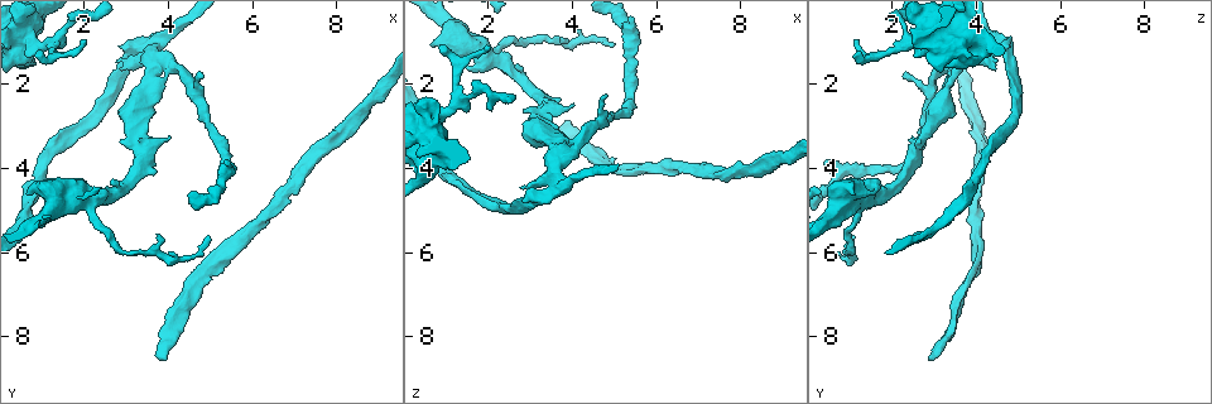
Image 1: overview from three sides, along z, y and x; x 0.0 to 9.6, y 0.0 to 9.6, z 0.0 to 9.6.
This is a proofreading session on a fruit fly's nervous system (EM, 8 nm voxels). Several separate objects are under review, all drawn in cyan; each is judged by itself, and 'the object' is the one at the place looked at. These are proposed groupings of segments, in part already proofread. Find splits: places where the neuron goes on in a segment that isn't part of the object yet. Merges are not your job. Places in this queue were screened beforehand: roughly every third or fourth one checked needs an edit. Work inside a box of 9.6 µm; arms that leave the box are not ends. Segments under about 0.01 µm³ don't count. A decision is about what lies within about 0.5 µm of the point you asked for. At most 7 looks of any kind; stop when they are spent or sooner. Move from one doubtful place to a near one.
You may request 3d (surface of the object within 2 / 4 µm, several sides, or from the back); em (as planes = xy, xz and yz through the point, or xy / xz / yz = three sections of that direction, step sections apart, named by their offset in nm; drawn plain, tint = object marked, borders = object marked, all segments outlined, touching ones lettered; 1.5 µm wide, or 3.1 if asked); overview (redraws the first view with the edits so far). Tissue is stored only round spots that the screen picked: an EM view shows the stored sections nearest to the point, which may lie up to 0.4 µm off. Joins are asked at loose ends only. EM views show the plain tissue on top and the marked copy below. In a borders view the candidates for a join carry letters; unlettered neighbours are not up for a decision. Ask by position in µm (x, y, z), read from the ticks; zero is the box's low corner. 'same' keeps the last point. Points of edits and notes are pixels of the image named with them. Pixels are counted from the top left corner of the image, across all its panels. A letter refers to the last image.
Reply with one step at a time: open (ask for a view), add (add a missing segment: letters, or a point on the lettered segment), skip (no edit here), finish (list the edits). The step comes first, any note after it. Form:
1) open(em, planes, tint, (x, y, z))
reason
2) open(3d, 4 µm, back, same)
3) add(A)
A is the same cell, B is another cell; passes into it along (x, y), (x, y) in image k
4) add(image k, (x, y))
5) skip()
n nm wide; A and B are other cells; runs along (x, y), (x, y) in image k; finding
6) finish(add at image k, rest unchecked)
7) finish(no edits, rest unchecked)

open(3d, 4 µm, (2.75, 1.50, 4.55))
an open end

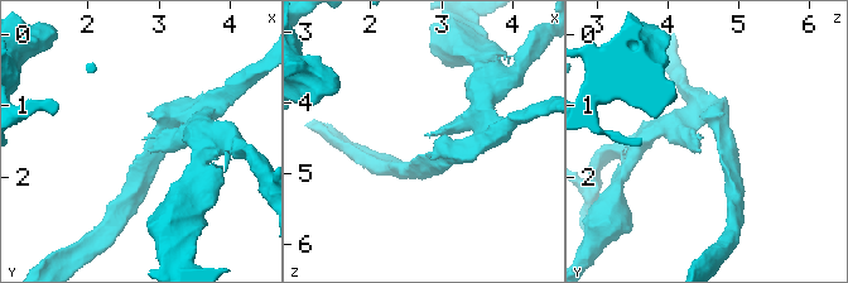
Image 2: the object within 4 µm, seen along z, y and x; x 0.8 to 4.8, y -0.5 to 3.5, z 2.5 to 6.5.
open(em, xy, step 4, borders, (2.75, 1.50, 4.50))
now the EM

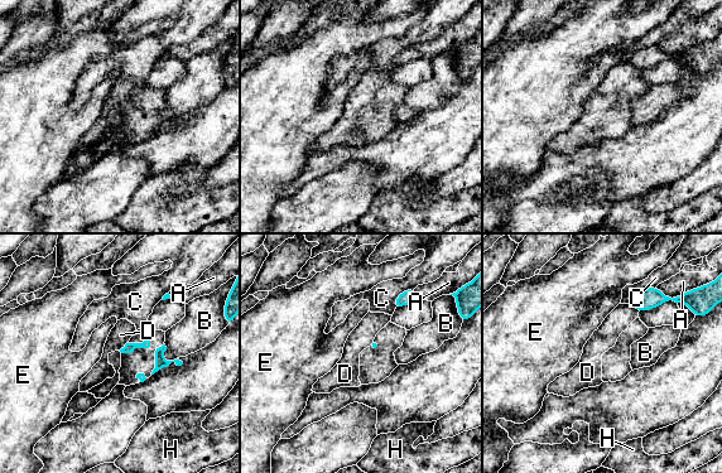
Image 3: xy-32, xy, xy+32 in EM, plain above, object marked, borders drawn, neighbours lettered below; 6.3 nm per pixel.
skip()
A, B, C, D, E and H are other cells; border along (128, 342), (119, 350) in image 3; no lettered segment goes on from it

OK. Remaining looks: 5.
open(em, xz, step 4, tint, (0.80, 1.30, 1.15))
free end

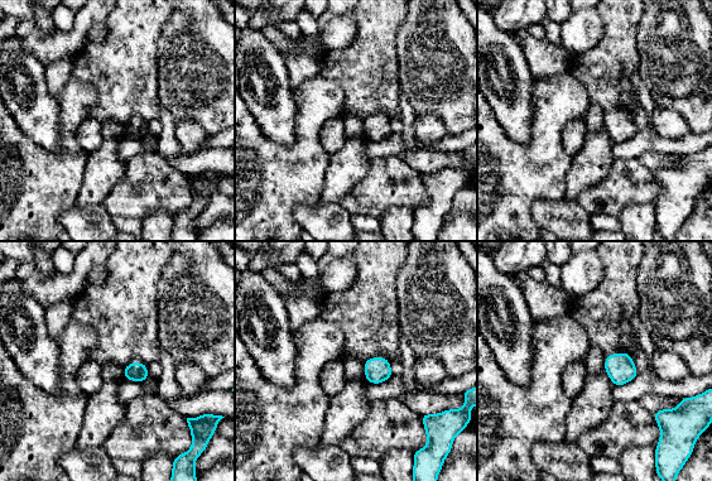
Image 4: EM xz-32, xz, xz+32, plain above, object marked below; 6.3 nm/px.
open(em, planes, borders, same)

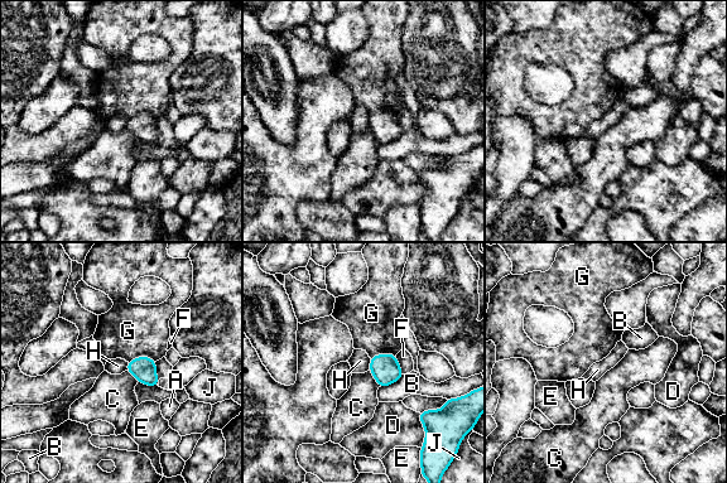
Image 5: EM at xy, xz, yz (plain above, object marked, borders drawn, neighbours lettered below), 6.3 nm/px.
skip()
A, B, C, D, E, F, G, H and J are other cells; border along (369, 358), (370, 370) in image 5; no lettered segment goes on from it

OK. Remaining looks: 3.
open(3d, 4 µm, (3.85, 8.60, 2.90))
an open end

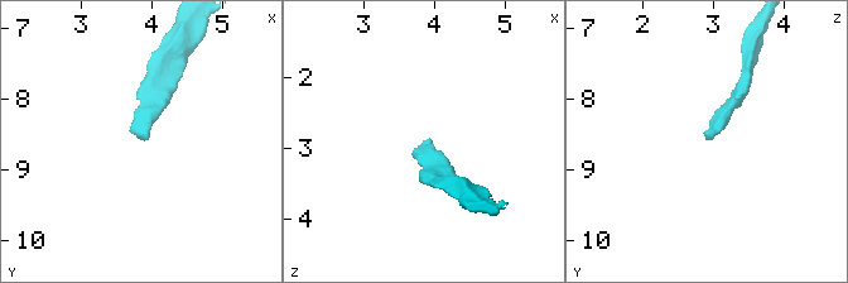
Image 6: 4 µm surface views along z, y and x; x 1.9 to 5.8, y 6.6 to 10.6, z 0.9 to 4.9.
open(em, xz, step 4, tint, (3.90, 8.55, 2.90))

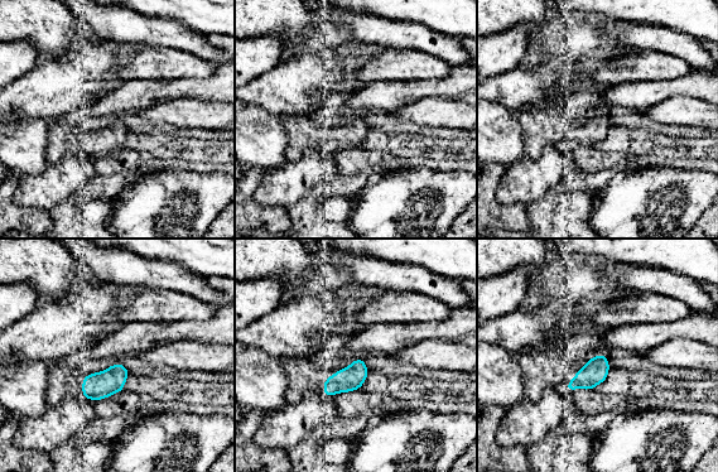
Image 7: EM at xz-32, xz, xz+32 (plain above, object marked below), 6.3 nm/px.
open(em, planes, borders, same)
cut it another way

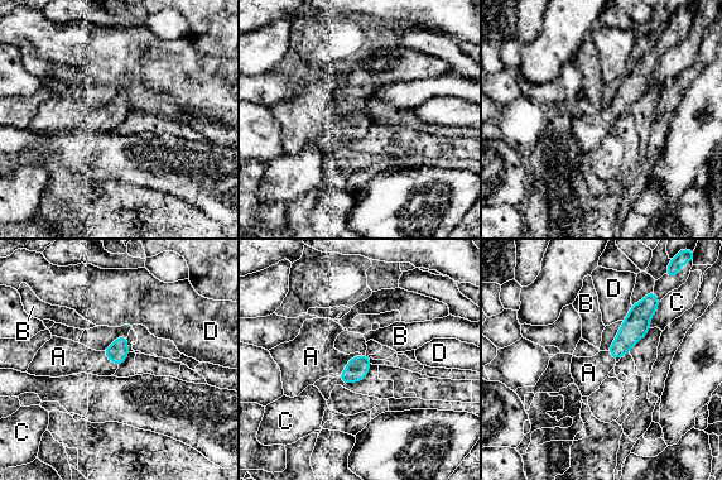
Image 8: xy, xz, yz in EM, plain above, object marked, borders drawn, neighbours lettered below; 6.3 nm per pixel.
add(A)
100 nm wide; A is the same cell, B, C and D are other cells; the neuron continues

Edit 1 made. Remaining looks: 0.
finish(add at image 8, rest unchecked)

